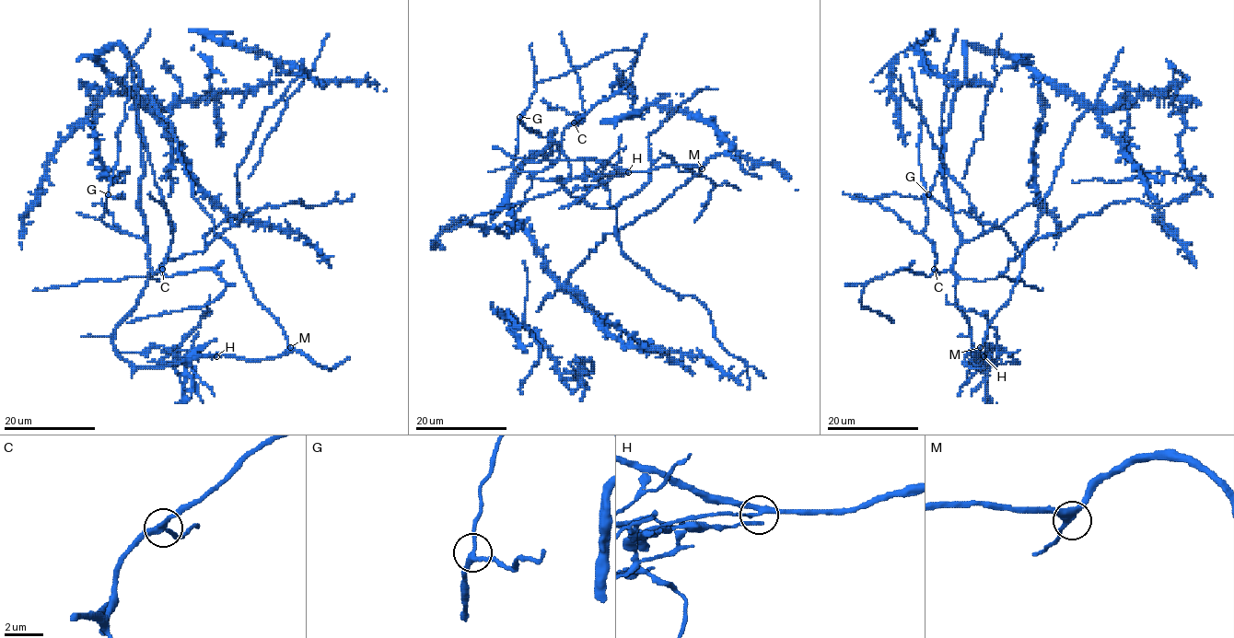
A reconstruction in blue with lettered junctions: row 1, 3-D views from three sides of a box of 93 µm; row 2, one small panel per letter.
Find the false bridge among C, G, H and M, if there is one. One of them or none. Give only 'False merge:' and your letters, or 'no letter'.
False merge: H

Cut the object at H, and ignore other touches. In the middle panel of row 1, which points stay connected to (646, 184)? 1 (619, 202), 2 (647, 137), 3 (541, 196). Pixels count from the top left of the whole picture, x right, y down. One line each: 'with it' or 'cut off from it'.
1: with it
2: with it
3: with it

